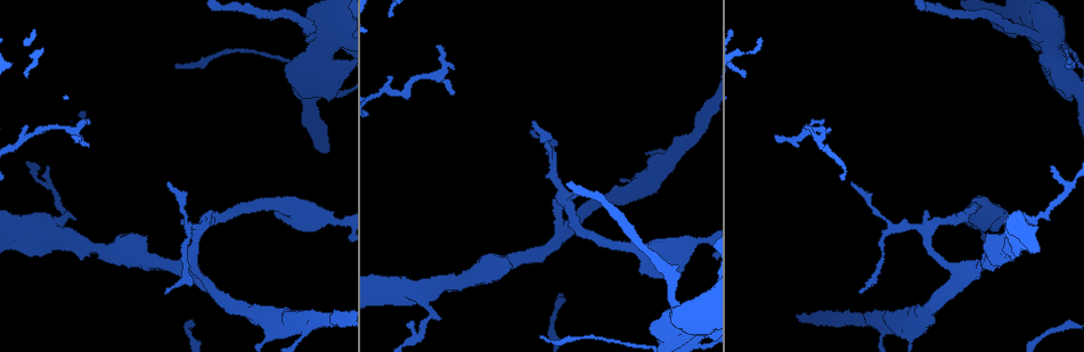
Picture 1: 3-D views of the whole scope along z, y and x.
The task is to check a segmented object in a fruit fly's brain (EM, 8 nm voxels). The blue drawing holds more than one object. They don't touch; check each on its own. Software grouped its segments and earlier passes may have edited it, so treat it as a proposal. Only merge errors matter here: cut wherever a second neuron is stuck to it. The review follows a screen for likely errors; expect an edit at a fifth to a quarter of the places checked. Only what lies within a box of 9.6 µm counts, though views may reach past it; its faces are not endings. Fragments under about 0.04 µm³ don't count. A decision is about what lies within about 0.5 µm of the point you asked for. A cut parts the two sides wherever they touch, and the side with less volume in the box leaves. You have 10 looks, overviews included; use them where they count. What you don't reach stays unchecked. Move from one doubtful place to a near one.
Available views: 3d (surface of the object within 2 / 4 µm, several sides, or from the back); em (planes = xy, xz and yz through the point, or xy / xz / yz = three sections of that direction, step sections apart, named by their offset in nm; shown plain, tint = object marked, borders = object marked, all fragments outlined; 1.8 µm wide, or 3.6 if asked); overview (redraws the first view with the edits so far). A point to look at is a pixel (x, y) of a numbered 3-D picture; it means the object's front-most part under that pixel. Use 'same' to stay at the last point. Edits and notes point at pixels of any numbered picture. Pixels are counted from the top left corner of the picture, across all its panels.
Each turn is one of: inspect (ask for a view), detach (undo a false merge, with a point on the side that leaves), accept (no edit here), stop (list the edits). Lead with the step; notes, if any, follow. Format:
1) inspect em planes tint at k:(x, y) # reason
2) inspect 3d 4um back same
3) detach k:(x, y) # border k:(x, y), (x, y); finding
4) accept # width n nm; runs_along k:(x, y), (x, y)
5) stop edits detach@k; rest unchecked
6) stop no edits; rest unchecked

inspect em 3.6um planes borders at 1:(195, 230) # sharp bend

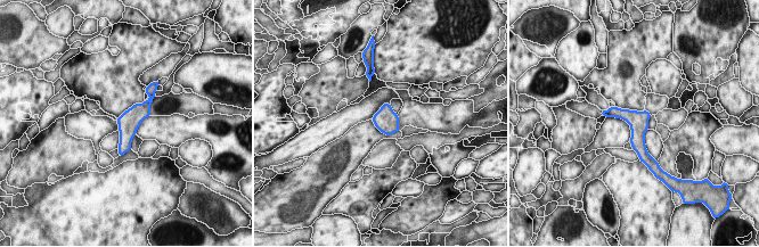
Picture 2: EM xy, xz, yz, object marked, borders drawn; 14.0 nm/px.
accept # one neuron here

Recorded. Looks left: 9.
inspect 3d 4um at 1:(58, 235) # arms part here

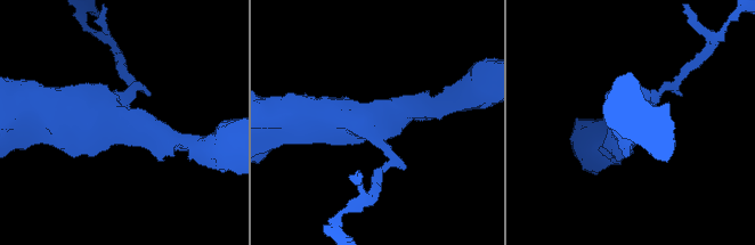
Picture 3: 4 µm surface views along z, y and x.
inspect em 3.6um xy step 4 tint at 3:(121, 122) # arms 3

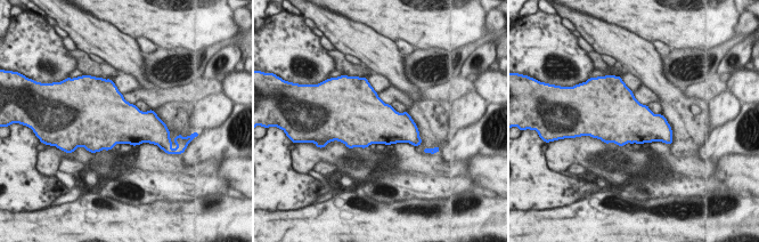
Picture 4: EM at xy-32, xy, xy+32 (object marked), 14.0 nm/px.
inspect em 3.6um planes tint same # another direction

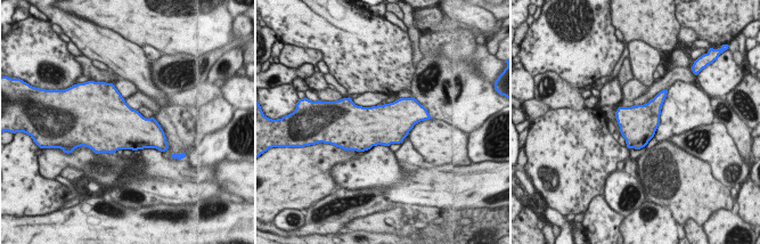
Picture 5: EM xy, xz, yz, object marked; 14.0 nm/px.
accept # one neuron here

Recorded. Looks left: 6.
inspect em 3.6um planes tint at 1:(1042, 33) # abrupt turn

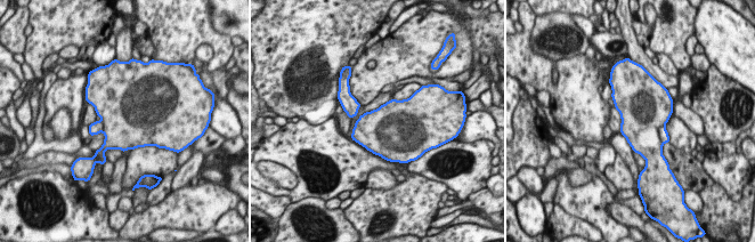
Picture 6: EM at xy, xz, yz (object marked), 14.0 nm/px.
detach 6:(664, 136) # a second neuron is stuck on

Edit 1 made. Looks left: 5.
stop edits detach@6; rest unchecked

